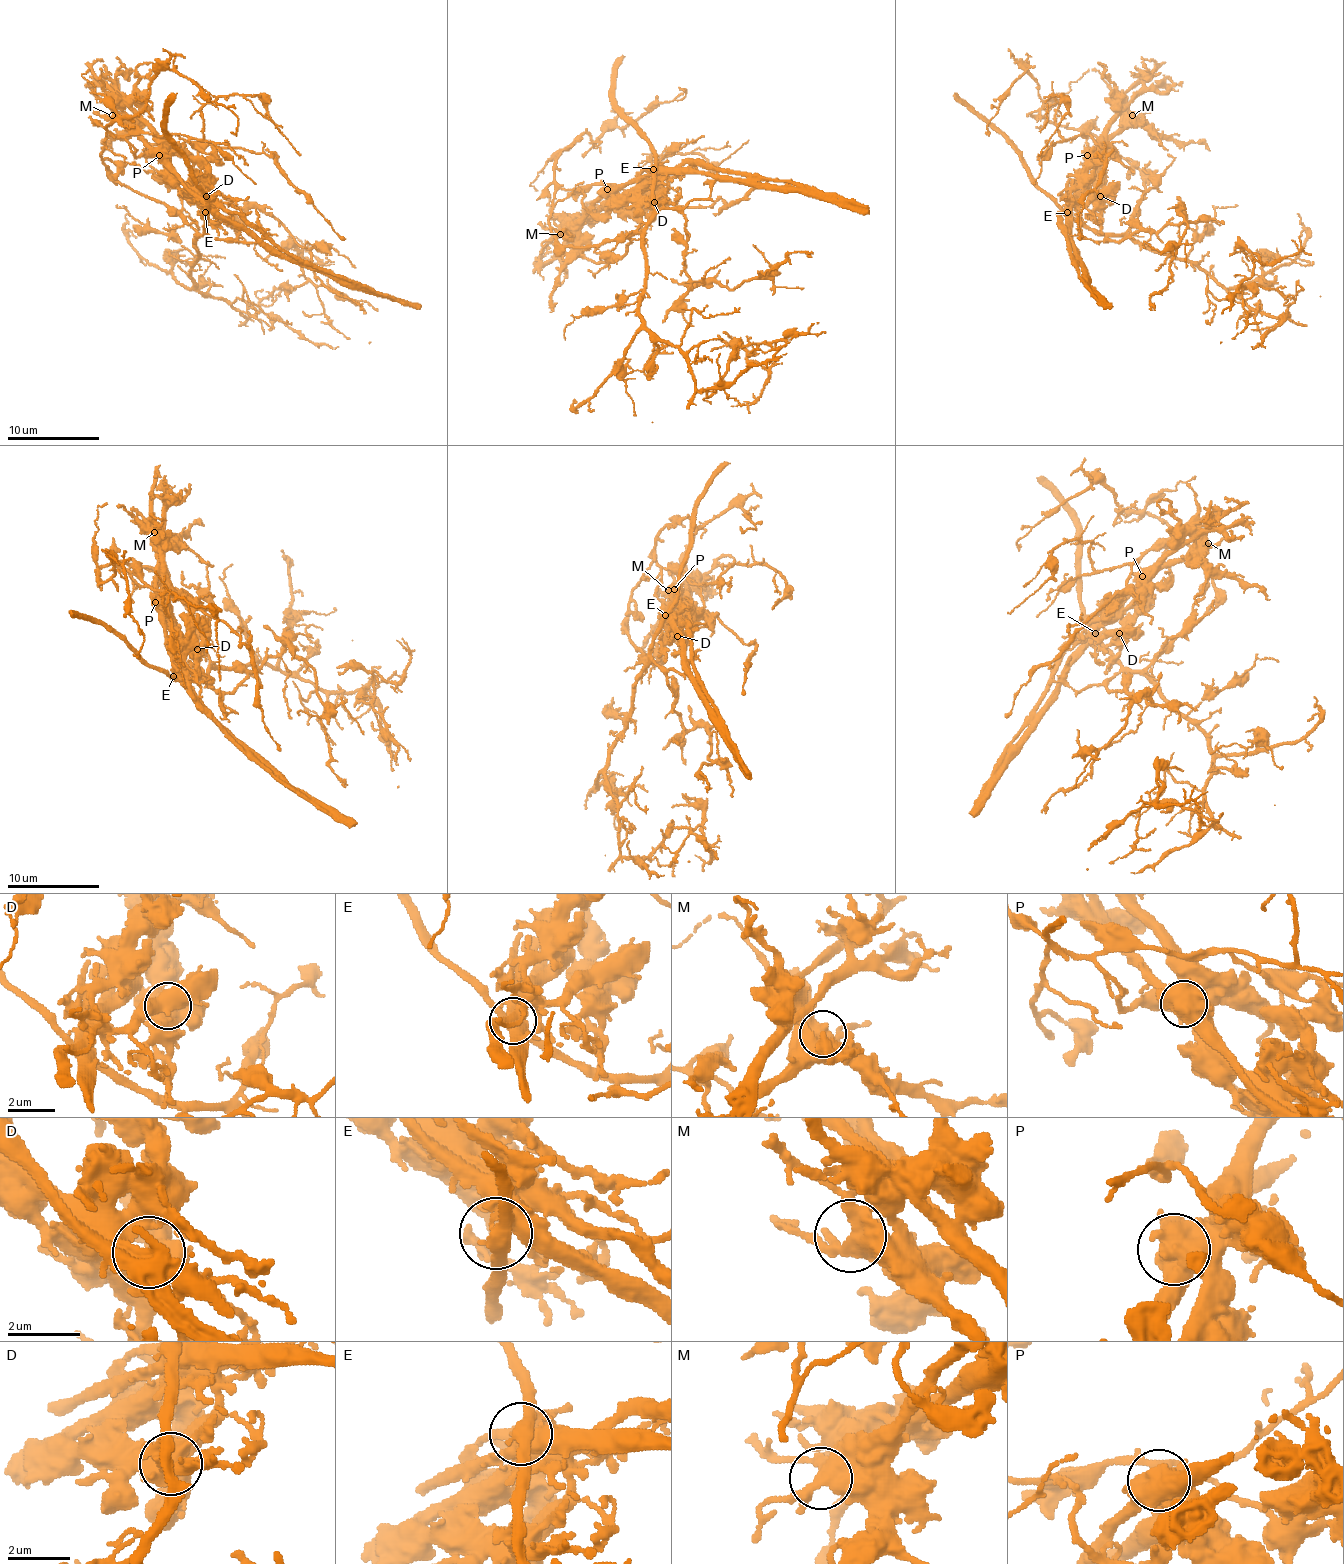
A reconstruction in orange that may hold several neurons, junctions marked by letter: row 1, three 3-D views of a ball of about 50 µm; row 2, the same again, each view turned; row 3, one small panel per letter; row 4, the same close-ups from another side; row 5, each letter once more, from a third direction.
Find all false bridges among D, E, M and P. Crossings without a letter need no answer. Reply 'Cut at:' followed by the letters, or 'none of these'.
Cut at: E, P

